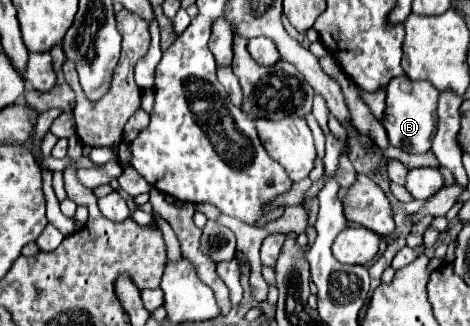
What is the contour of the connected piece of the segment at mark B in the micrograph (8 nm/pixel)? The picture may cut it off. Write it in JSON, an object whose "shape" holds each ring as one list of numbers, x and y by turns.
{"shape":[[405,74,391,80,391,84,387,86,385,118,381,120,381,124,389,134,391,146,401,148,409,154,423,154,431,150,435,118,437,118,437,98,439,98,439,92,431,88,431,84,427,82,413,82]]}

